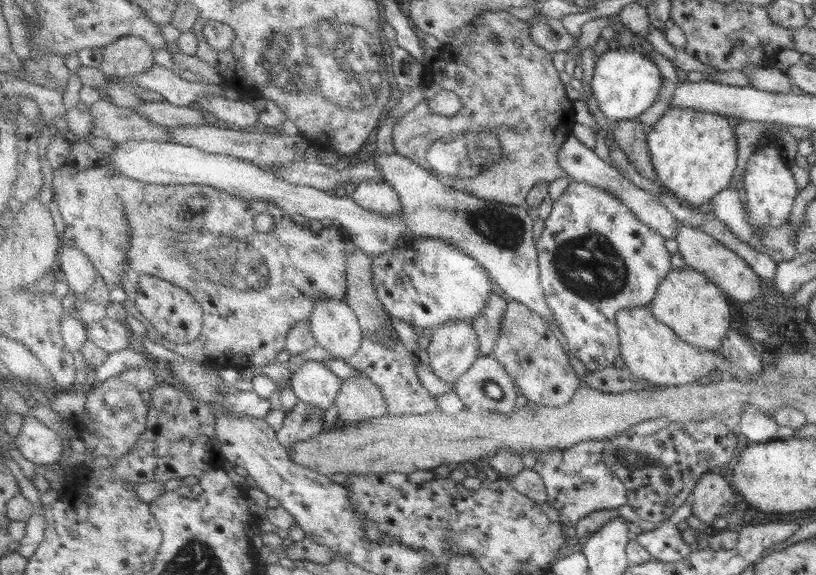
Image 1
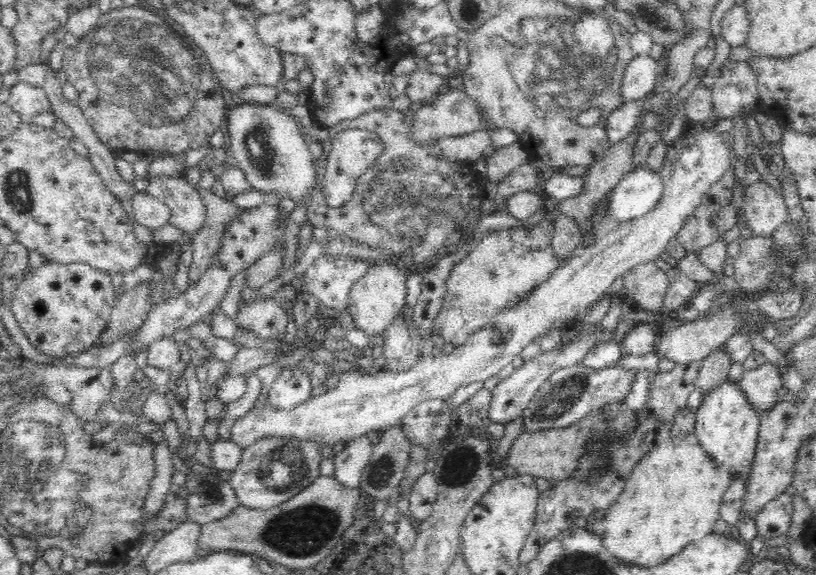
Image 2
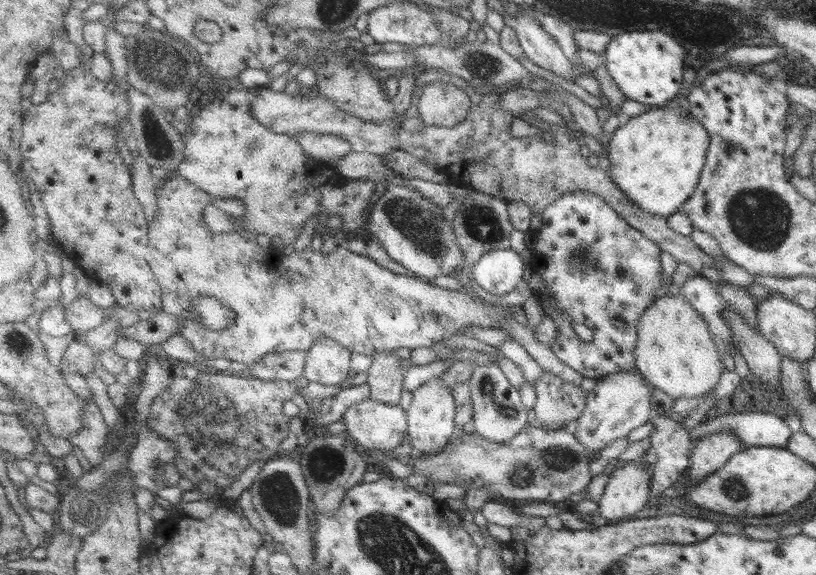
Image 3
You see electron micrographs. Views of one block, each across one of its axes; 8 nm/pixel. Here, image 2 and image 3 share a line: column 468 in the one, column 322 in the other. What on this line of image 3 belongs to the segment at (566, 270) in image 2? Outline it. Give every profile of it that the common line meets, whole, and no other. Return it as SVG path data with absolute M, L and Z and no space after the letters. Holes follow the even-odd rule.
M332 338L316 341L309 350L305 376L310 382L343 385L350 381L353 352Z

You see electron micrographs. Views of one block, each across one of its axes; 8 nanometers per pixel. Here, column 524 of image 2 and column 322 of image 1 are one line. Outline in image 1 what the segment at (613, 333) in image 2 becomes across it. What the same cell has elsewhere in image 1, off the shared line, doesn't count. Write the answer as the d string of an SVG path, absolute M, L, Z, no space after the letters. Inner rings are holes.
M305 361L292 374L290 386L299 400L330 410L337 404L343 382L324 361Z

